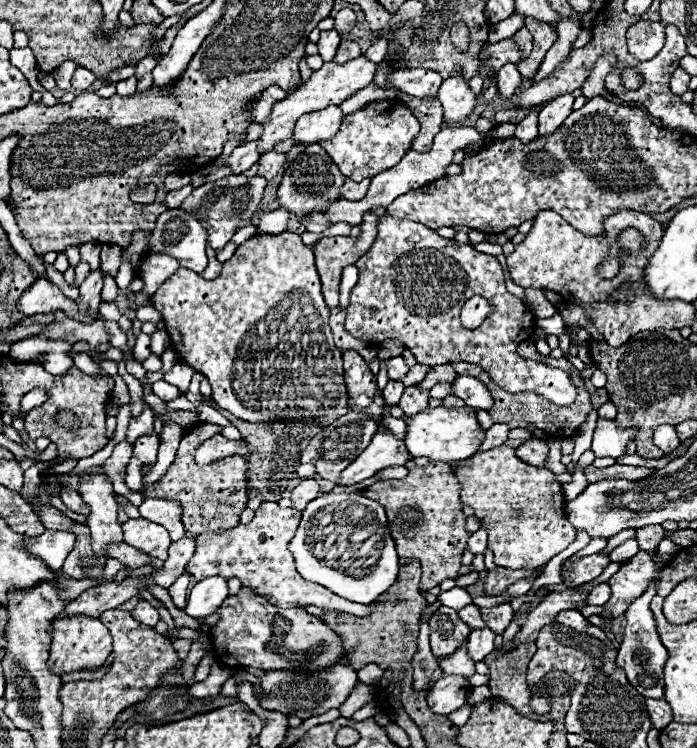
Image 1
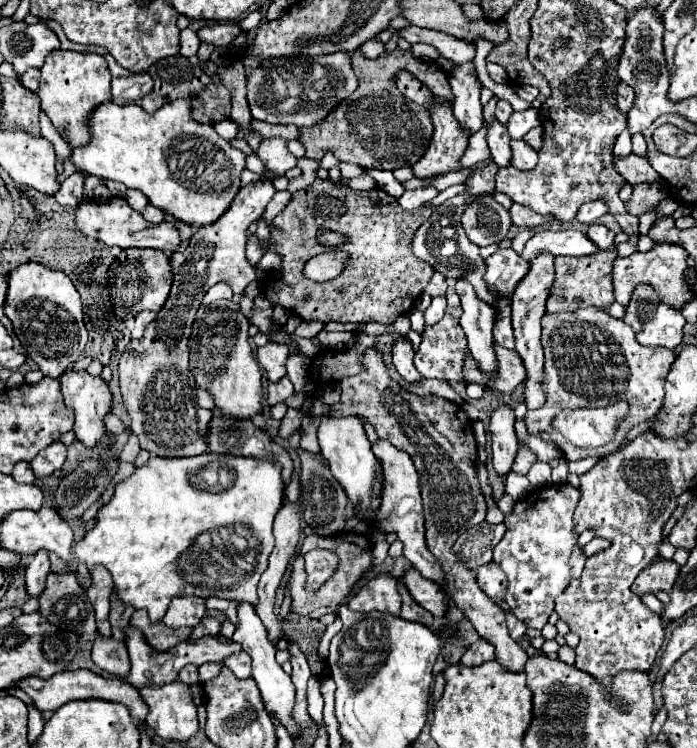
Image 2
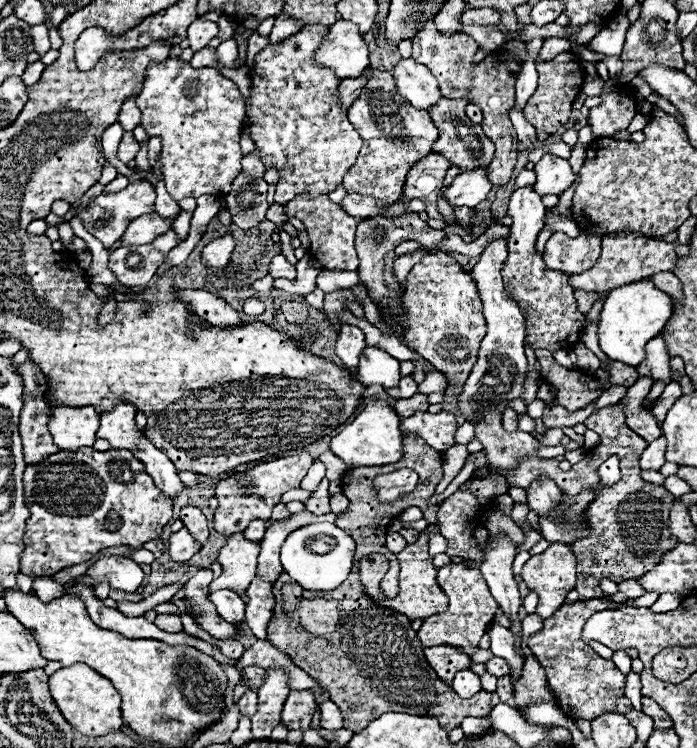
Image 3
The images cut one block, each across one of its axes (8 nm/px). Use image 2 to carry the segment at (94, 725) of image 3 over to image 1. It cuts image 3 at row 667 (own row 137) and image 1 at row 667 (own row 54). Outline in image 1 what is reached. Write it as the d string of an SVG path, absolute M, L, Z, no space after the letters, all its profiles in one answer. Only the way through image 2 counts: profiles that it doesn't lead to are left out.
M56 618L50 628L52 644L50 644L50 658L48 668L52 674L64 676L82 670L96 670L100 668L112 652L112 636L108 628L98 618Z

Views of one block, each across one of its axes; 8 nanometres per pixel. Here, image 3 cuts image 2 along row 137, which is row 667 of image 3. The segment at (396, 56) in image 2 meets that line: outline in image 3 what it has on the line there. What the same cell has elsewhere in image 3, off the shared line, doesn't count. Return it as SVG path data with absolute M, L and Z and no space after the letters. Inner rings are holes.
M358 564L350 572L350 578L338 590L312 592L292 582L282 572L274 582L274 614L268 624L268 640L286 650L296 666L316 678L328 692L330 700L344 714L344 728L358 732L366 728L374 718L380 718L386 710L404 710L406 714L434 714L442 718L442 728L452 730L460 726L466 716L484 718L492 712L492 694L480 690L472 698L460 698L452 686L444 684L424 658L422 644L410 626L410 620L386 606L374 602L362 588L358 576ZM306 598L336 600L340 608L340 622L336 632L328 636L312 636L296 622L298 604Z

